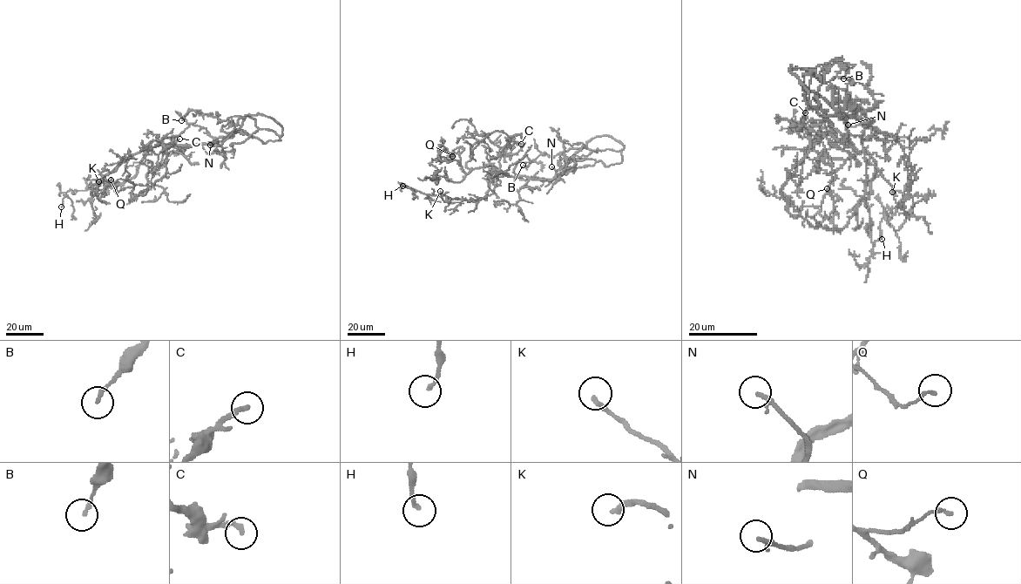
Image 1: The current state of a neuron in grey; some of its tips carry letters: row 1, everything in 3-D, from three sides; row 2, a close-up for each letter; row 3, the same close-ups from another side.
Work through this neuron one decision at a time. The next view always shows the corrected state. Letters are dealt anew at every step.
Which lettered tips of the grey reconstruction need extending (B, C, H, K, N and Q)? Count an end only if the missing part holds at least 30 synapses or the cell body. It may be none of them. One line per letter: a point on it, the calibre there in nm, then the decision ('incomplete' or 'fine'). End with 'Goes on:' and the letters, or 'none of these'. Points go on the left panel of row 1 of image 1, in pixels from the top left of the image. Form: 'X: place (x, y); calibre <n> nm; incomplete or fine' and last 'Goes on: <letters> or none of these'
B: place (181, 120); calibre 180 nm; fine
C: place (179, 139); calibre 200 nm; fine
H: place (61, 207); calibre 170 nm; fine
K: place (98, 181); calibre 220 nm; incomplete
N: place (210, 145); calibre 160 nm; incomplete
Q: place (111, 179); calibre 160 nm; fine
Goes on: K, N

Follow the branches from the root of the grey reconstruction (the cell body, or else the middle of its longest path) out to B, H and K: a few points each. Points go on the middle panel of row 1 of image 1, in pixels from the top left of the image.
B: (559, 169), (583, 146), (585, 146), (570, 148), (554, 156), (540, 154), (527, 166), (523, 165)
H: (559, 169), (548, 179), (506, 176), (495, 170), (489, 177), (487, 193), (477, 200), (428, 195), (402, 186)
K: (559, 169), (548, 179), (506, 176), (495, 170), (489, 177), (487, 193), (477, 200), (449, 198), (440, 191)

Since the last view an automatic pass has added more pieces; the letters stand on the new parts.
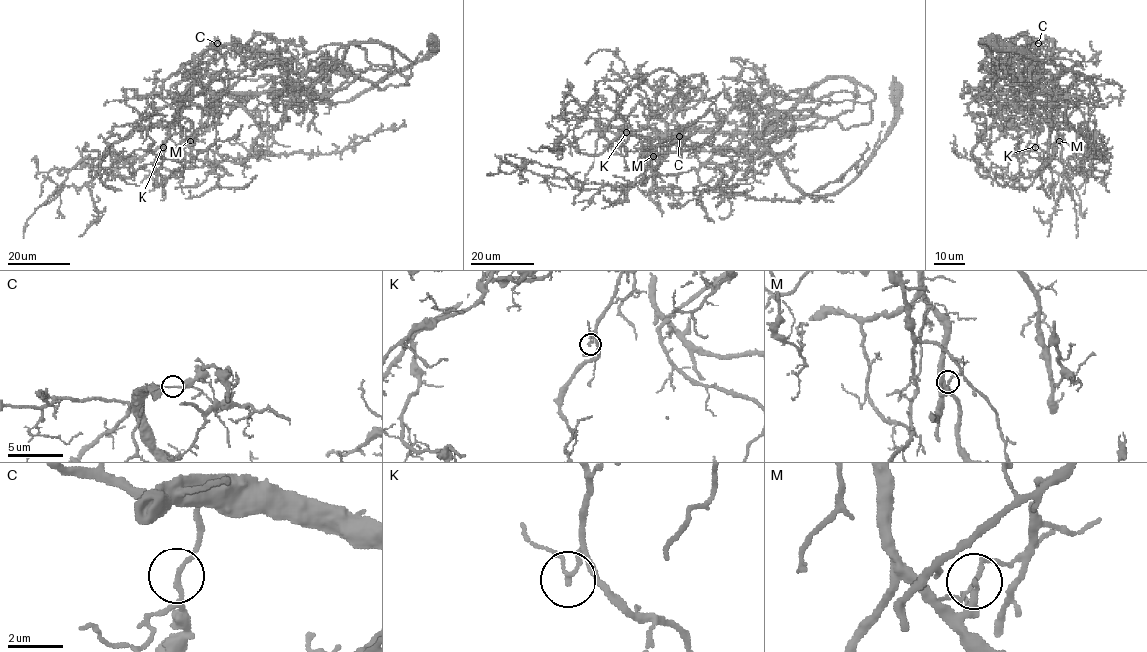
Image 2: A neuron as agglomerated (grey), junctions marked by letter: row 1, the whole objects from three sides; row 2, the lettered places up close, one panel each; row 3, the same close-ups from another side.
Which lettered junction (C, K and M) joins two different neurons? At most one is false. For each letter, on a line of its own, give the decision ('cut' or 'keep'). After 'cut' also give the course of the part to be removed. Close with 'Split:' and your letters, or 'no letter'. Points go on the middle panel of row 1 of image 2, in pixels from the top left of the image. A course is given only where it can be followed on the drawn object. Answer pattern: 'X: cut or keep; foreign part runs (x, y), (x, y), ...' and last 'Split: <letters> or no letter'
C: keep
K: keep
M: cut; foreign part runs (653, 156), (675, 129), (763, 133), (854, 95), (836, 116), (782, 111), (746, 181)
Split: M

